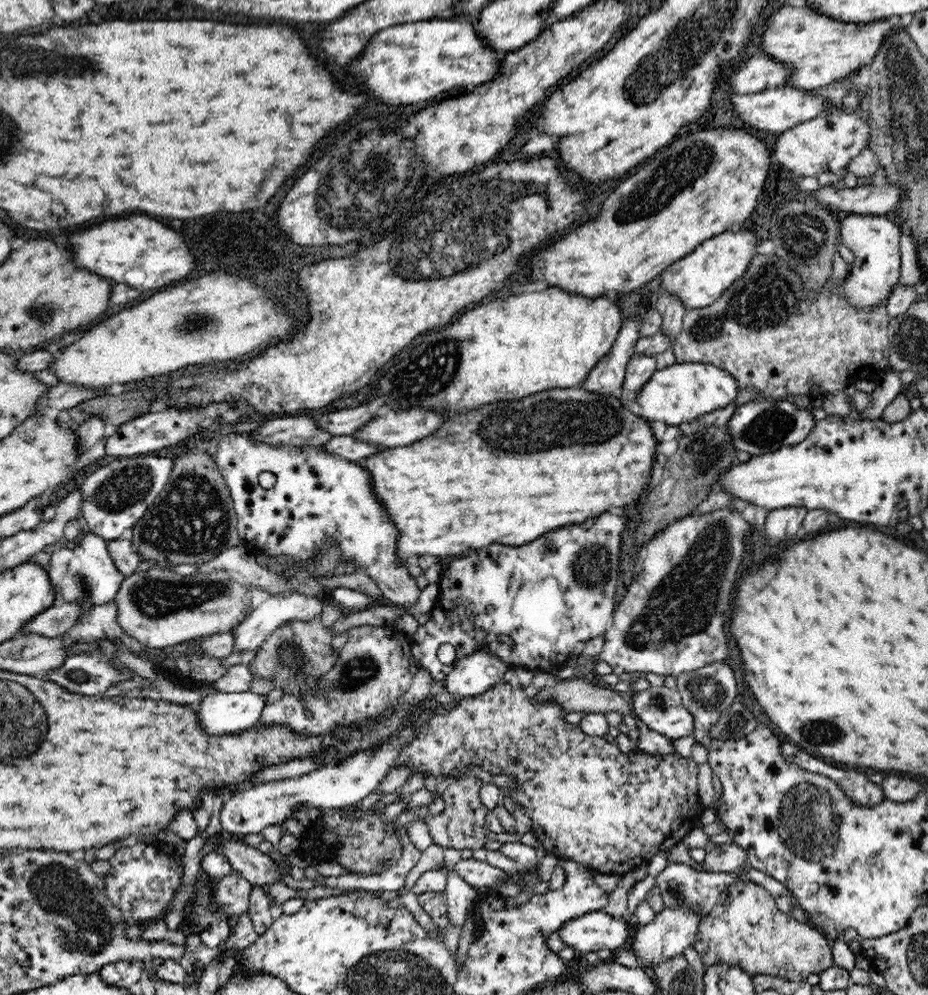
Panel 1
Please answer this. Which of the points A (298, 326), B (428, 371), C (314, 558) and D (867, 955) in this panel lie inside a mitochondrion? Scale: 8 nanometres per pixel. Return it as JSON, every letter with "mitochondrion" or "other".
{"A":"other","B":"mitochondrion","C":"other","D":"other"}

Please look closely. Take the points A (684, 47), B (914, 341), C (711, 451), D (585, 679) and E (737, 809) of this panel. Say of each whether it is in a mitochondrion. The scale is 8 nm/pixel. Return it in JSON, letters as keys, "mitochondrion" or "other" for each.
{"A":"mitochondrion","B":"mitochondrion","C":"mitochondrion","D":"other","E":"other"}

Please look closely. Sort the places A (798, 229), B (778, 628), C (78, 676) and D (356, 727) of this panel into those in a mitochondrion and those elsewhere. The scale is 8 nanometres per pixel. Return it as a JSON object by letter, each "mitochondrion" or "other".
{"A":"mitochondrion","B":"other","C":"mitochondrion","D":"other"}

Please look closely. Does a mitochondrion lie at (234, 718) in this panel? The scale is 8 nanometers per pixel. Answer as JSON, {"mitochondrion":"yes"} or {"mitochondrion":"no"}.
{"mitochondrion":"no"}

